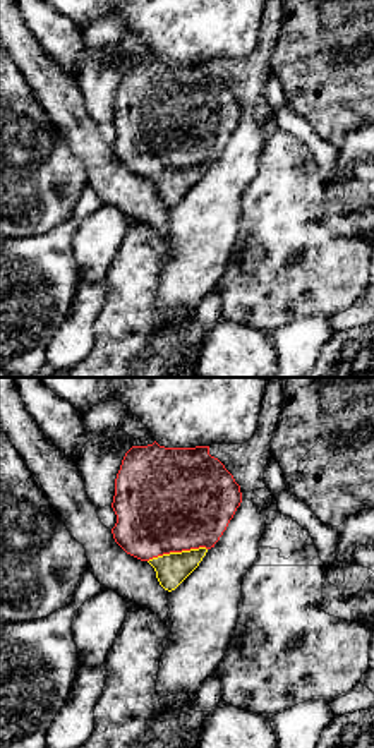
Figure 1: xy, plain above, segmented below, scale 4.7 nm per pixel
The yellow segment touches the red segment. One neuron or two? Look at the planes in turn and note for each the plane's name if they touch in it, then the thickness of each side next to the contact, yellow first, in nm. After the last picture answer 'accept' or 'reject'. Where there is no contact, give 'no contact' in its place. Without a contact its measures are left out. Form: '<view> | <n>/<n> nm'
xy | 150/480 nm

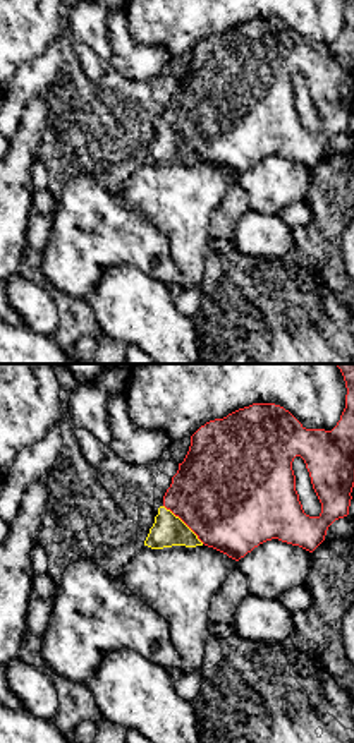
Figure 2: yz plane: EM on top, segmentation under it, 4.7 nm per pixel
yz | 150/480 nm

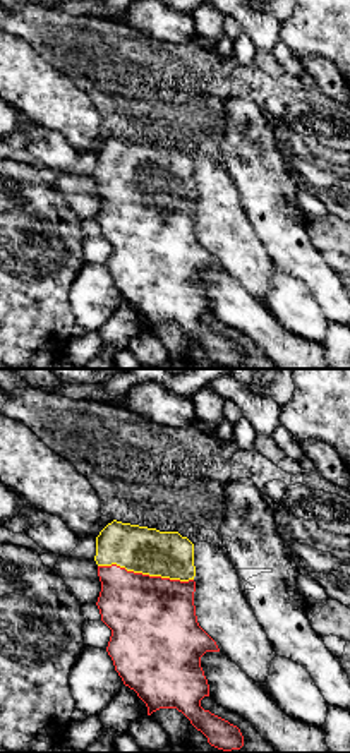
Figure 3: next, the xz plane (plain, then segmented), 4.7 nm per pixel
xz | 220/400 nm

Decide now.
accept

